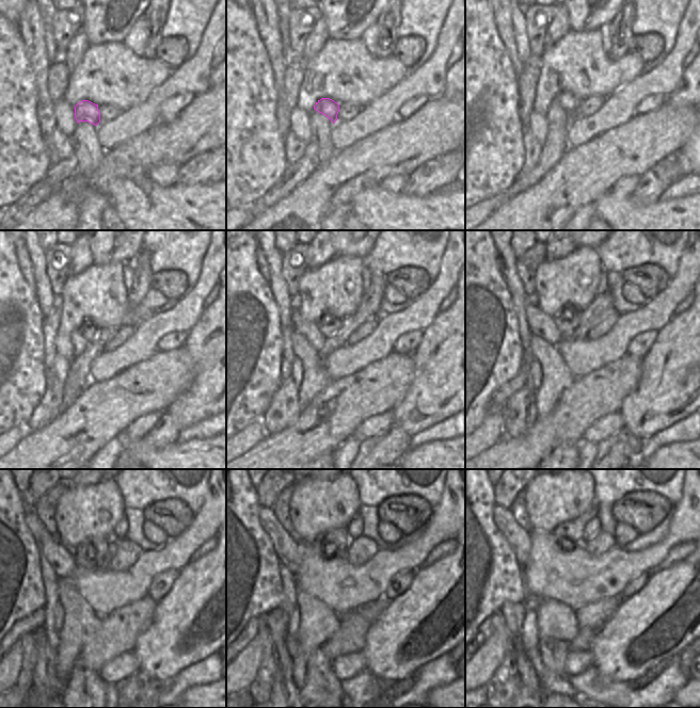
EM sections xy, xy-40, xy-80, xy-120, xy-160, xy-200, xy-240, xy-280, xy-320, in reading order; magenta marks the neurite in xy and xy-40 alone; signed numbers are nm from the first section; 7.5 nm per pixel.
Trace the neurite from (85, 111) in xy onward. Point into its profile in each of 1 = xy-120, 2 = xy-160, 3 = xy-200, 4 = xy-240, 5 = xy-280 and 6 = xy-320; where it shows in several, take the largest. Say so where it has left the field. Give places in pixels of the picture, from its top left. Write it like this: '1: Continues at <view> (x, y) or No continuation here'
1: Continues at xy-120 (88, 330)
2: Continues at xy-160 (328, 324)
3: Continues at xy-200 (567, 319)
4: Continues at xy-240 (93, 550)
5: Continues at xy-280 (336, 541)
6: Continues at xy-320 (568, 534)

